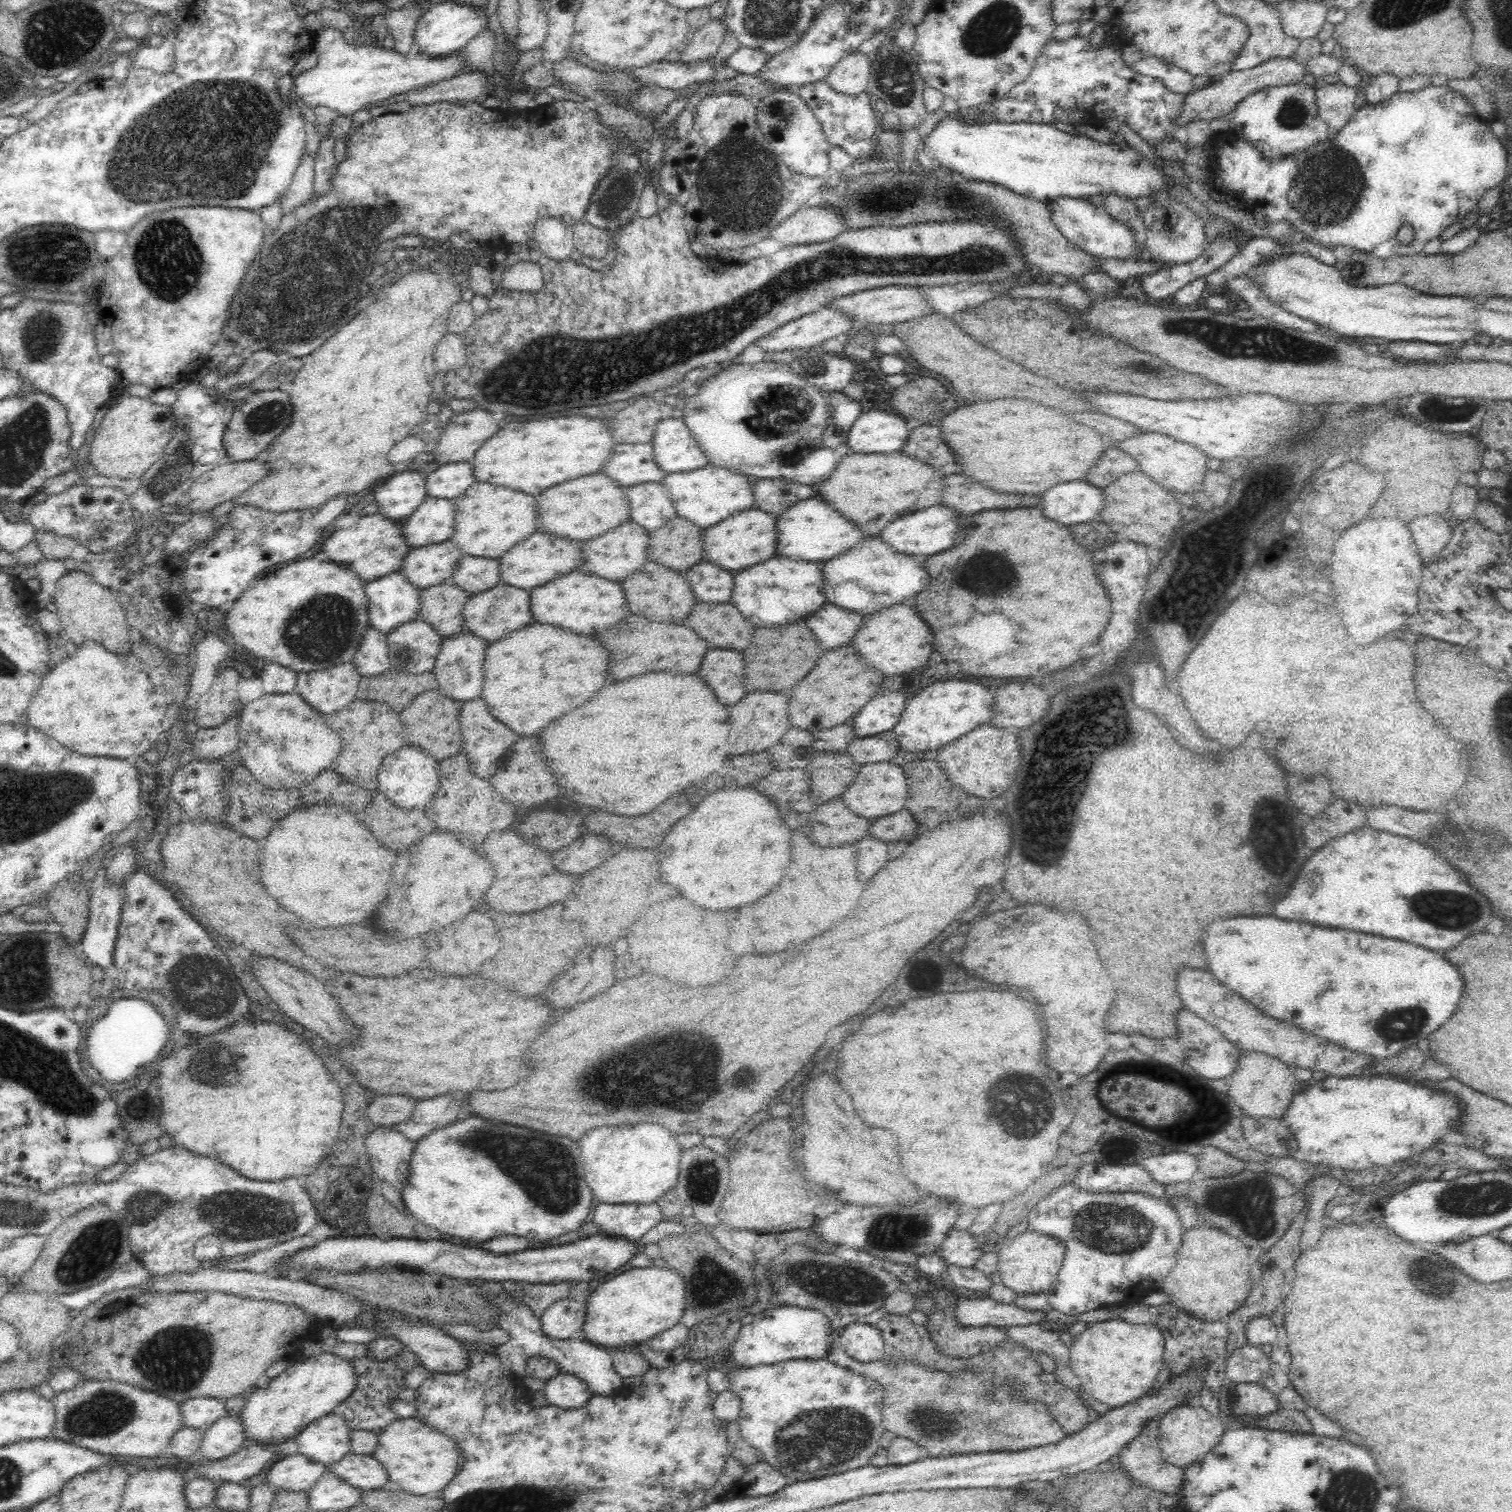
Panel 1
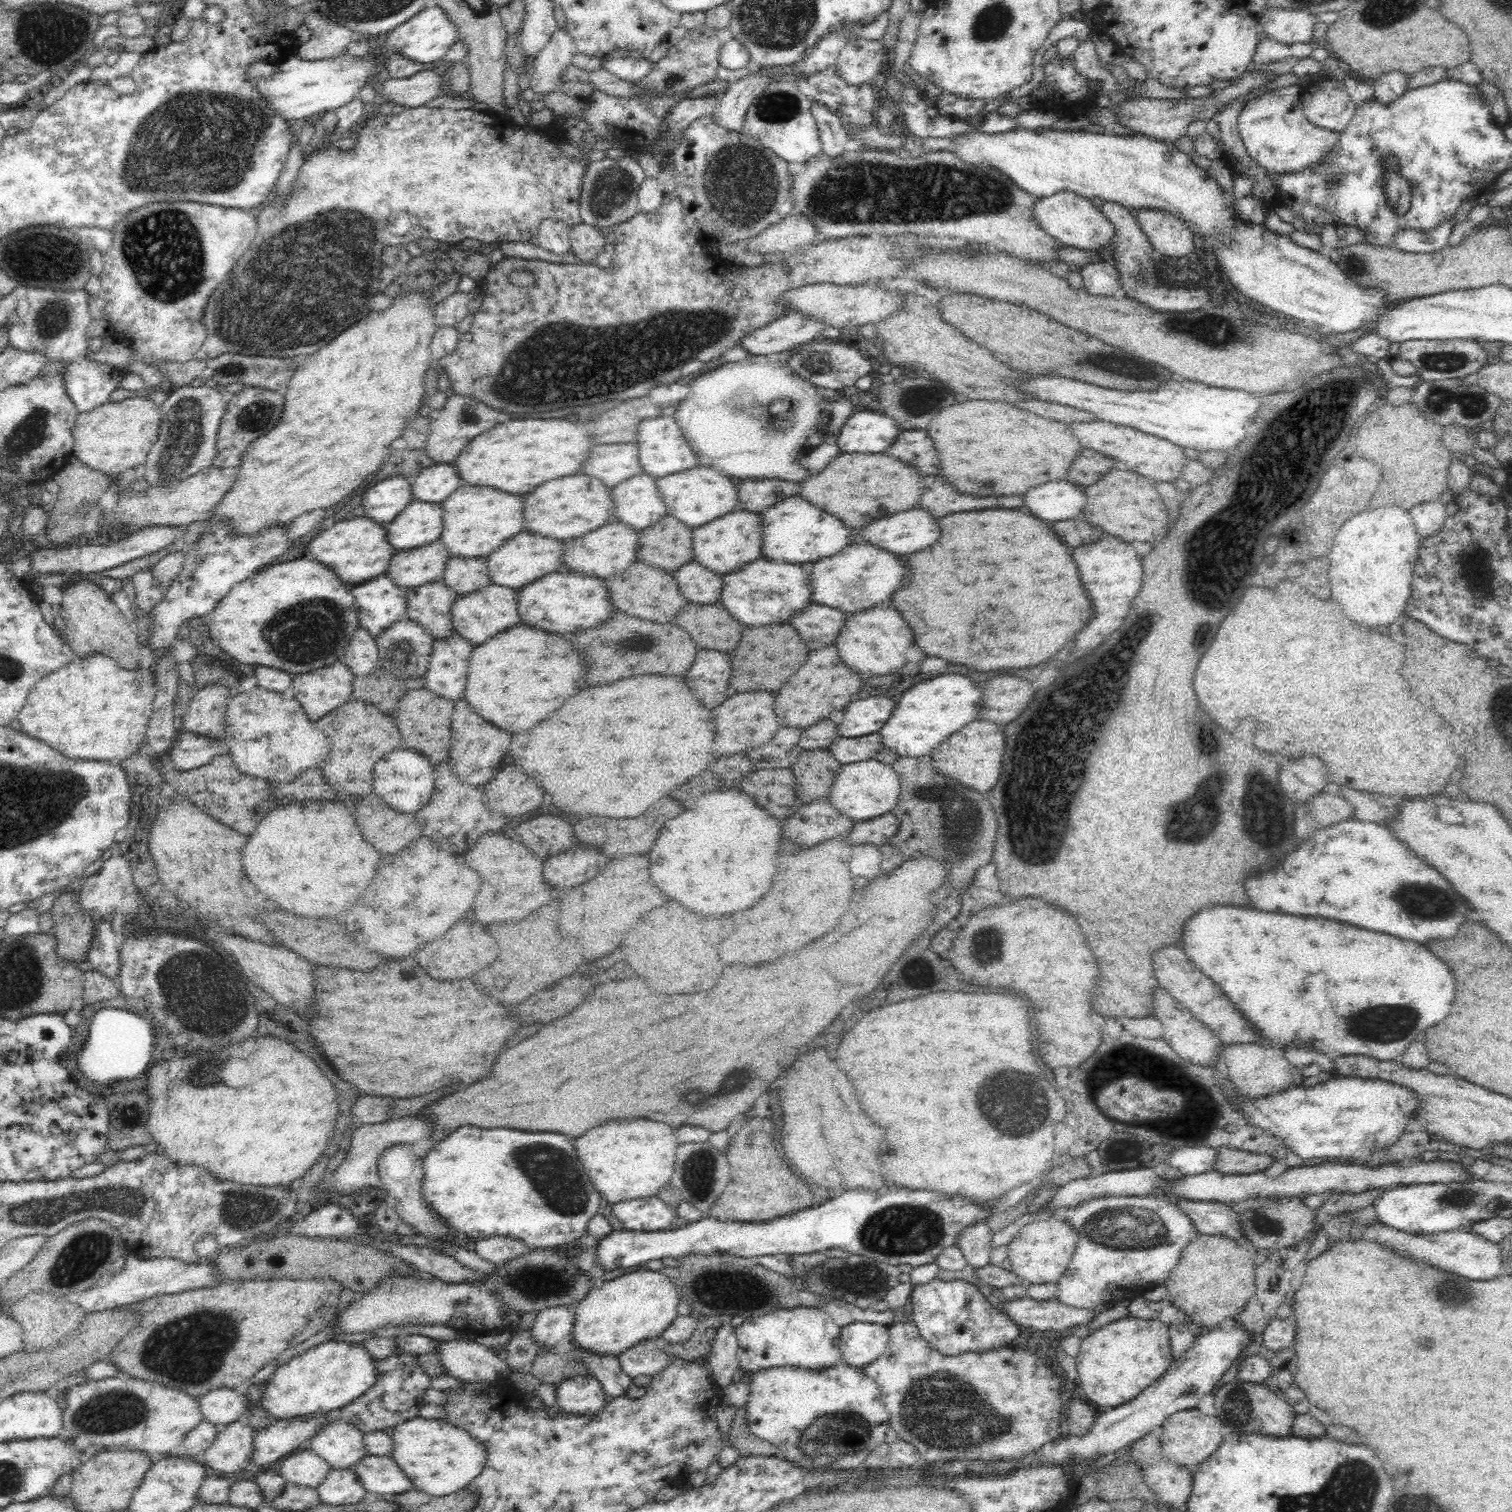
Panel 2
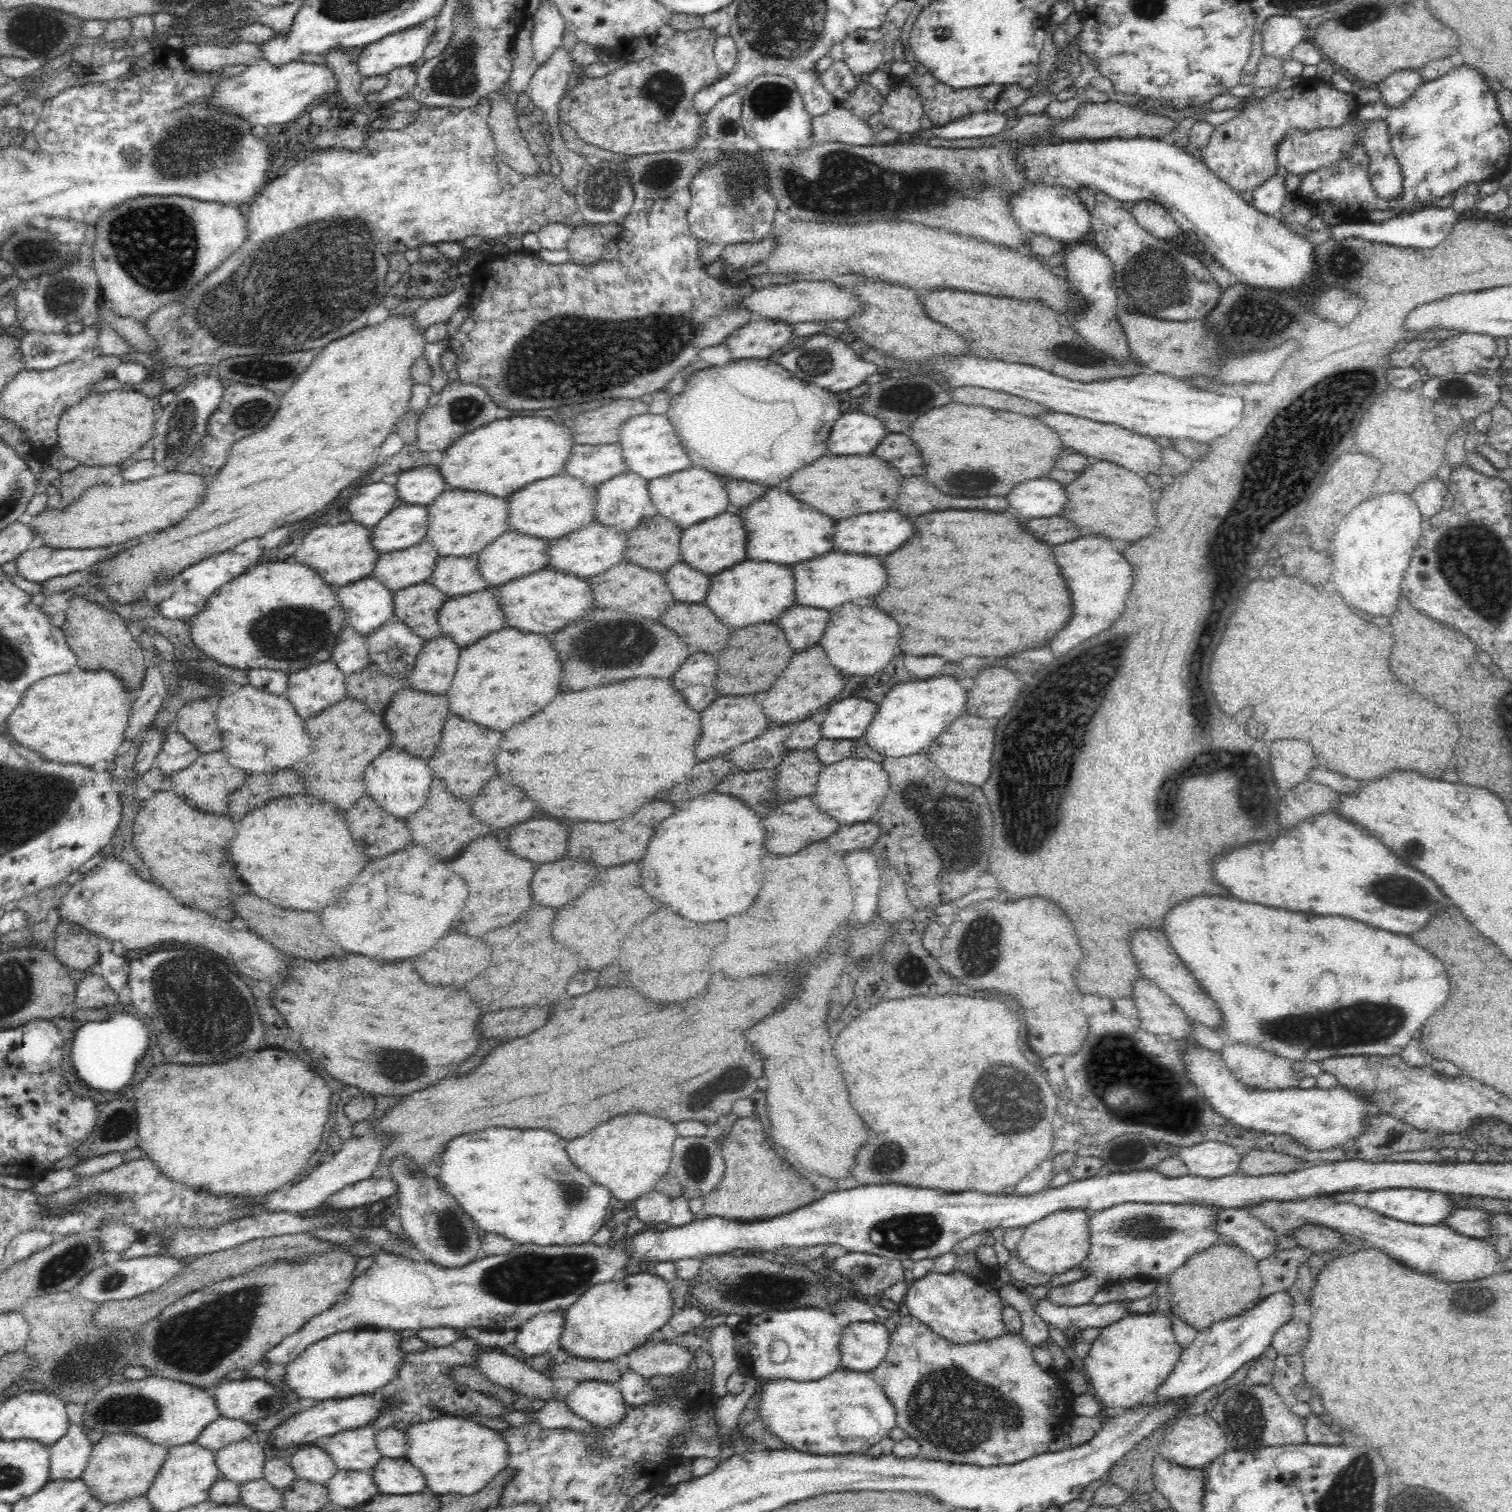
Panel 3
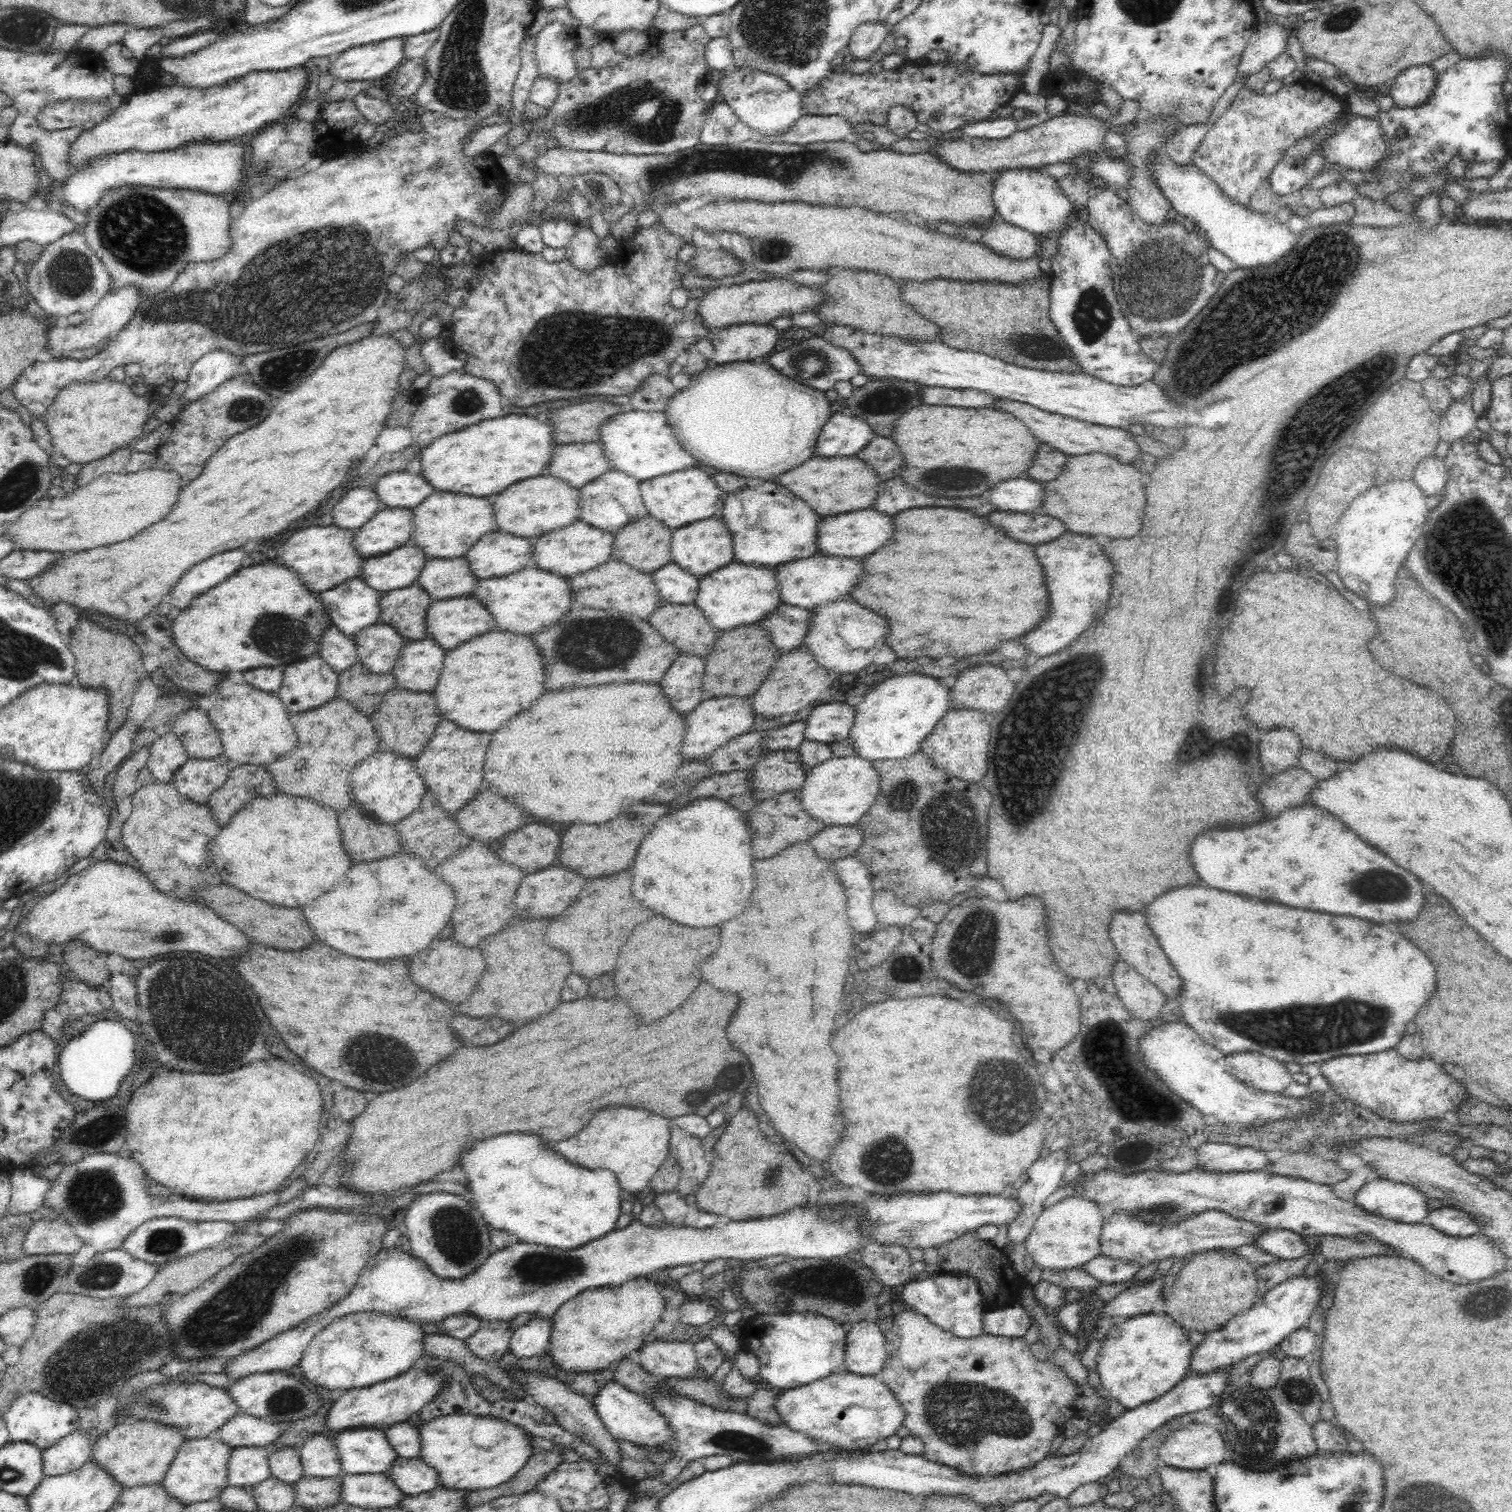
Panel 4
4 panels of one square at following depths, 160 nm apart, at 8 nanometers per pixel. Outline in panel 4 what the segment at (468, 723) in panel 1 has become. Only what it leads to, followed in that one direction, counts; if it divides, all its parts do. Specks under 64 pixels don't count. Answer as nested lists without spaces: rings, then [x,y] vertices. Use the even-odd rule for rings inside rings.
[[[446,720],[438,726],[430,744],[424,748],[422,756],[414,759],[417,773],[423,778],[427,788],[437,796],[437,803],[442,808],[457,812],[470,802],[468,798],[474,798],[474,794],[480,790],[484,782],[482,764],[484,764],[484,754],[488,750],[488,742],[490,734],[472,736],[464,730],[458,730],[450,720]]]

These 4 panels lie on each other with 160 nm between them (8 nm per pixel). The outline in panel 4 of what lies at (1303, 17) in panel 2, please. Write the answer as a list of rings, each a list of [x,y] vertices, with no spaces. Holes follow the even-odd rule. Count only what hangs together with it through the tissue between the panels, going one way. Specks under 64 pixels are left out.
[[[1266,20],[1259,23],[1256,32],[1250,37],[1246,50],[1242,53],[1241,64],[1238,64],[1239,77],[1257,74],[1278,56],[1286,53],[1290,31],[1291,28],[1276,22],[1272,24]]]

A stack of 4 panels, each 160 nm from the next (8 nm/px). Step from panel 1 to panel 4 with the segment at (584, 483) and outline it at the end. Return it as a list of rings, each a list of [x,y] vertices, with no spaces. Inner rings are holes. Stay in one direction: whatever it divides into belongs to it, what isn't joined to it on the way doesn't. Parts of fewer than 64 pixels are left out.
[[[552,475],[537,476],[506,488],[498,496],[494,510],[500,530],[523,538],[537,538],[580,520],[579,489]]]

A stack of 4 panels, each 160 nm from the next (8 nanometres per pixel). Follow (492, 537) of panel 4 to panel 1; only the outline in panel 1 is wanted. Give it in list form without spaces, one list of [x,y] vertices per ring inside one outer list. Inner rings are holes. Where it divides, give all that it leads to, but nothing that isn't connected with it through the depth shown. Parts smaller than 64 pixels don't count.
[[[534,534],[534,536],[529,537],[526,542],[518,544],[500,558],[501,580],[504,584],[524,590],[532,590],[537,586],[549,583],[550,580],[556,580],[558,576],[564,576],[568,572],[578,570],[578,566],[582,564],[580,542],[550,534]]]

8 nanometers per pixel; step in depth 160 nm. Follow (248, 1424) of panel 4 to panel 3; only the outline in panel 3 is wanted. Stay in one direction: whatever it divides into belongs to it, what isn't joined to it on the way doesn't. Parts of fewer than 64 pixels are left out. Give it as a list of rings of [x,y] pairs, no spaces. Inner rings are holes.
[[[218,1417],[202,1430],[194,1443],[202,1448],[217,1451],[219,1448],[224,1448],[226,1444],[252,1438],[253,1430],[248,1428],[247,1422]]]

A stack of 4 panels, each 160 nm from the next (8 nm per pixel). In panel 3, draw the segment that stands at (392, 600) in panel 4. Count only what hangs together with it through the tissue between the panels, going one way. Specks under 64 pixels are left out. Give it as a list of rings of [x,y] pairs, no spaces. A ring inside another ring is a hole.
[[[420,583],[393,593],[395,619],[412,628],[426,642],[444,636],[438,624],[438,611],[448,597],[432,586]]]

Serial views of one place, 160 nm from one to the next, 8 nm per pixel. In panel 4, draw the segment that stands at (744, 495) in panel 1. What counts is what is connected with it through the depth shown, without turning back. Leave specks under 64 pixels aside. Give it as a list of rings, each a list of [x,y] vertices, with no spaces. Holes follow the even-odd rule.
[[[688,468],[672,474],[657,476],[656,478],[641,481],[639,484],[641,497],[643,498],[650,516],[661,520],[672,530],[712,518],[722,512],[724,506],[724,492],[706,472],[698,468]]]

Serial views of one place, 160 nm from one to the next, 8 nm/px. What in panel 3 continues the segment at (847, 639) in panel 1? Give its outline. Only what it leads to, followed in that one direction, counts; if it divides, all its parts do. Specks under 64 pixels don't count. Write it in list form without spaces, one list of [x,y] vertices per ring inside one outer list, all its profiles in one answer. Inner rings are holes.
[[[794,606],[780,616],[780,626],[794,650],[810,648],[820,642],[830,620],[830,611]]]

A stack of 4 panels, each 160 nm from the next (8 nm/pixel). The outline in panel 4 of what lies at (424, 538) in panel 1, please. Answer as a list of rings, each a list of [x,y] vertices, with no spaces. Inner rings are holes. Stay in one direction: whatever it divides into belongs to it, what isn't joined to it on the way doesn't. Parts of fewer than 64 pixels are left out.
[[[385,507],[355,531],[354,546],[364,557],[383,555],[412,543],[410,508]]]

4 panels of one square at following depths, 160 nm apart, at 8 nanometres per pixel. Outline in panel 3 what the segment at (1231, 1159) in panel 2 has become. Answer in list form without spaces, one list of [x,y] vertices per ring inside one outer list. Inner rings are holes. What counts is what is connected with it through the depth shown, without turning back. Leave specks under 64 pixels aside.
[[[1254,1149],[1242,1155],[1238,1162],[1238,1173],[1246,1176],[1262,1176],[1278,1172],[1292,1172],[1302,1168],[1302,1162],[1294,1156],[1274,1151]]]

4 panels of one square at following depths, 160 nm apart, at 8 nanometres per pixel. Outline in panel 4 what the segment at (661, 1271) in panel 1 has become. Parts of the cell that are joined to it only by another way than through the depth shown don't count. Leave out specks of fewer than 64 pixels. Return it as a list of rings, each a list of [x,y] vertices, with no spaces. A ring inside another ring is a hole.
[[[646,1276],[634,1278],[618,1286],[593,1288],[578,1293],[566,1301],[552,1316],[553,1325],[548,1354],[558,1369],[578,1372],[595,1372],[609,1369],[626,1358],[632,1350],[639,1351],[644,1345],[646,1336],[652,1332],[654,1324],[661,1320],[666,1299],[660,1293],[660,1286]]]

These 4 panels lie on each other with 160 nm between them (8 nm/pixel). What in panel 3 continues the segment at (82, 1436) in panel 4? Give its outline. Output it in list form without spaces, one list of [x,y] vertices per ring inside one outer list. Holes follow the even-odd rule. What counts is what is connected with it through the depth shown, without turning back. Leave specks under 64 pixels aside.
[[[71,1420],[66,1434],[46,1447],[50,1453],[52,1481],[80,1479],[93,1449],[85,1430]]]

